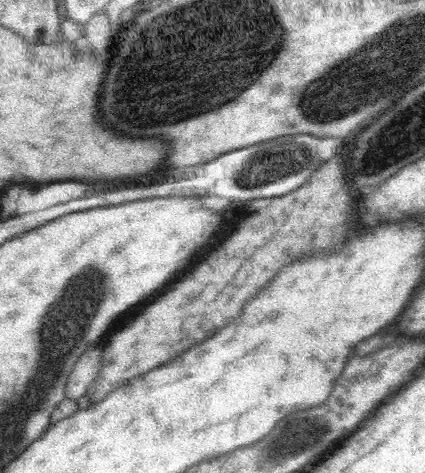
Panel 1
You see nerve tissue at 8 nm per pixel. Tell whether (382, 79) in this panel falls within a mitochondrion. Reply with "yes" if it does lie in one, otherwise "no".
yes

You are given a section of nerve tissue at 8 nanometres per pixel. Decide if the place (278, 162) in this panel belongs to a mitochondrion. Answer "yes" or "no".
yes

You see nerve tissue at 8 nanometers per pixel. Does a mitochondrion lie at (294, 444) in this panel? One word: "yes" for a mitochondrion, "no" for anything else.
yes

